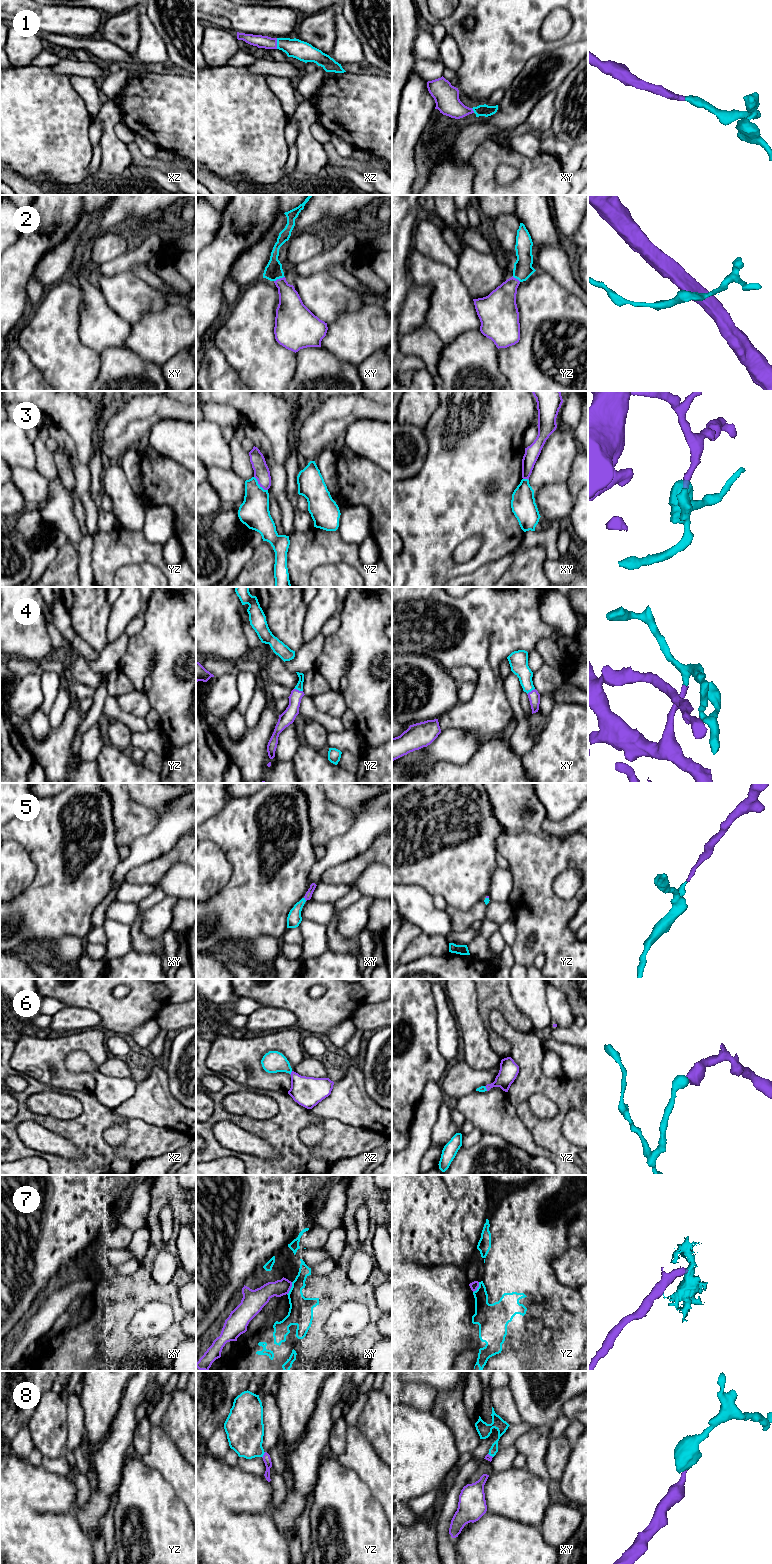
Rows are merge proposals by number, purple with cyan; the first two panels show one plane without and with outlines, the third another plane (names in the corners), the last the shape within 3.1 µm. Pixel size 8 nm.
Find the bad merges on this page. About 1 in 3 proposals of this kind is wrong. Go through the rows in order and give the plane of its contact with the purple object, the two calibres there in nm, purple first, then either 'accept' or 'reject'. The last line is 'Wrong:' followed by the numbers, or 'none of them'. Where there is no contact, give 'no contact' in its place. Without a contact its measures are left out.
1: contact in xz; calibres 100 and 160 nm; accept
2: contact in xy; calibres 200 and 140 nm; accept
3: contact in yz; calibres 130 and 240 nm; reject
4: contact in yz; calibres 110 and 60 nm; accept
5: contact in xy; calibres 60 and 120 nm; accept
6: contact in xz; calibres 240 and 180 nm; accept
7: contact in xy; calibres 140 and 190 nm; reject
8: contact in yz; calibres 60 and 300 nm; accept
Wrong: 3, 7

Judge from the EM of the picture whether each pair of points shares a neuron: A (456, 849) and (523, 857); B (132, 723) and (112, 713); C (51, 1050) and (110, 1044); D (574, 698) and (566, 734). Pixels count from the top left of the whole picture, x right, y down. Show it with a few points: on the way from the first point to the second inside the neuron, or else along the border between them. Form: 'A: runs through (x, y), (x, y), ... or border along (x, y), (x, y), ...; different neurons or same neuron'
A: border along (503, 829), (496, 840), (497, 852); different neurons
B: runs through (127, 719), (117, 714); same neuron
C: border along (104, 1040), (106, 1051), (112, 1056), (121, 1058); different neurons
D: border along (577, 703), (556, 704); different neurons

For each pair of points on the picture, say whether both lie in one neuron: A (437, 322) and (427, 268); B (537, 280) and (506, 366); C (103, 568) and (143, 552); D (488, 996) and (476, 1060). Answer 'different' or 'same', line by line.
A: same
B: same
C: same
D: different

